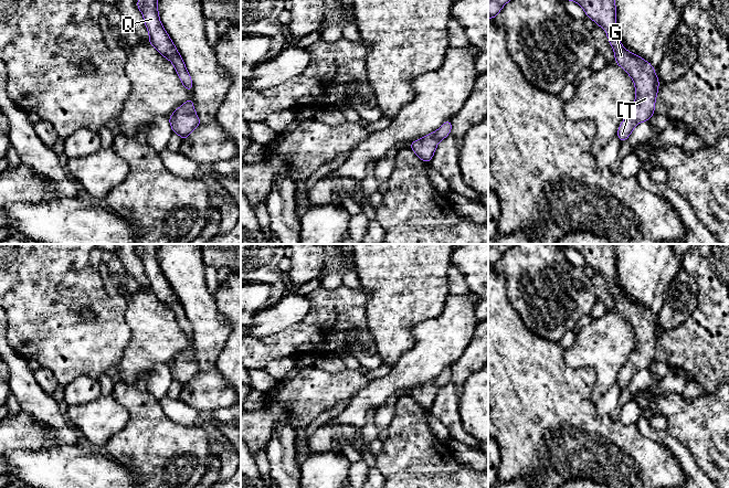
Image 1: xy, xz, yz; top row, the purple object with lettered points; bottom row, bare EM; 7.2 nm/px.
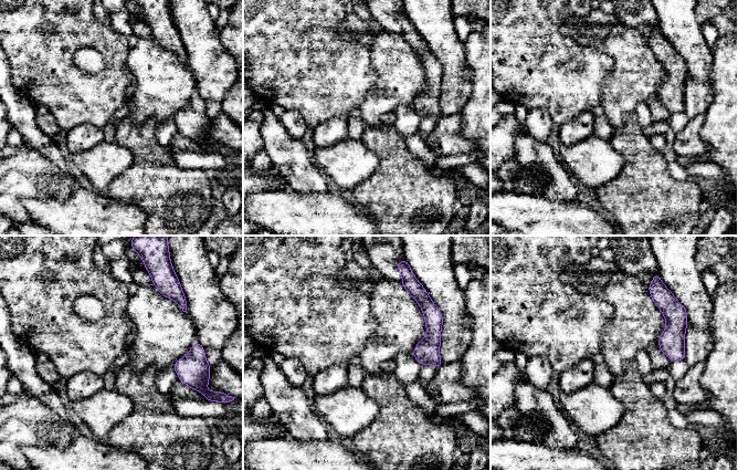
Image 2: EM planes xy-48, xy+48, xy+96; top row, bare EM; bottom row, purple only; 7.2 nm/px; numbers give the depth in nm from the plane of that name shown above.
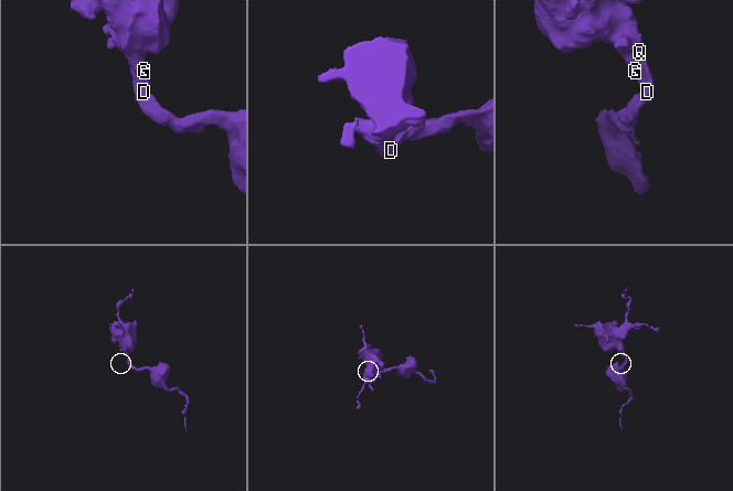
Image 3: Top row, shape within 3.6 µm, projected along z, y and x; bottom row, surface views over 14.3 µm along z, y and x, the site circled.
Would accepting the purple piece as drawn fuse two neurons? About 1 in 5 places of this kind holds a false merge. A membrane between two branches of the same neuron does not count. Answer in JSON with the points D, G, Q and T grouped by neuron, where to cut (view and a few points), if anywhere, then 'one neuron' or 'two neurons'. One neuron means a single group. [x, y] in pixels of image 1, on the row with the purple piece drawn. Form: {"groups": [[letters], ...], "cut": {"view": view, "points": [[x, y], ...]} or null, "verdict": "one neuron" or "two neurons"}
{"groups": [["D", "G", "Q", "T"]], "cut": null, "verdict": "one neuron"}

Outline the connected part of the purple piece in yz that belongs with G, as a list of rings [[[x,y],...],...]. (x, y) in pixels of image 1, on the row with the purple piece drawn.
[[[571,0],[580,4],[587,18],[606,32],[610,44],[613,46],[615,63],[620,65],[633,79],[635,100],[628,114],[621,123],[616,136],[625,141],[635,126],[647,121],[654,115],[655,100],[658,93],[659,79],[649,62],[628,52],[622,44],[616,32],[615,0]]]

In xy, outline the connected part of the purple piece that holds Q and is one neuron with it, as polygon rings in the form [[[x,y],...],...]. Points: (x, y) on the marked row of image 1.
[[[137,0],[137,7],[149,33],[148,43],[173,64],[182,85],[191,92],[193,84],[183,59],[160,22],[158,0]]]

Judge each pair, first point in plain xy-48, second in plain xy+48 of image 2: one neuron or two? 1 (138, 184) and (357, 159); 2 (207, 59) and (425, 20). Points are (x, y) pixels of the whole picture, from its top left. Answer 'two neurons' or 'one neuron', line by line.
1: two neurons
2: one neuron

